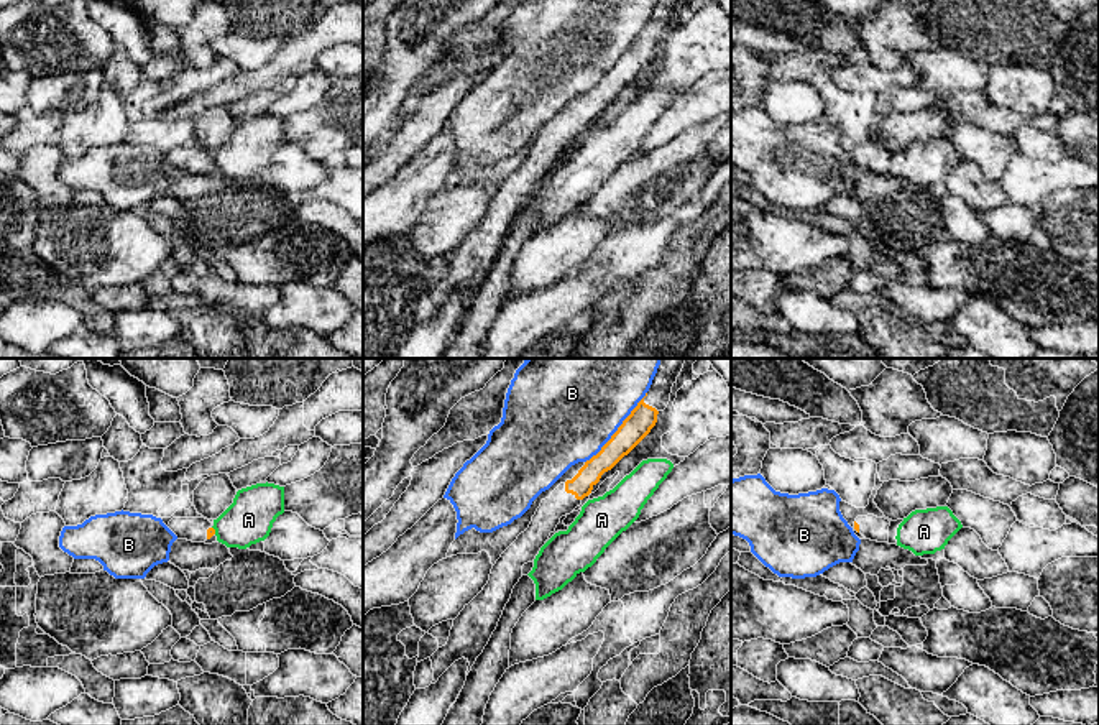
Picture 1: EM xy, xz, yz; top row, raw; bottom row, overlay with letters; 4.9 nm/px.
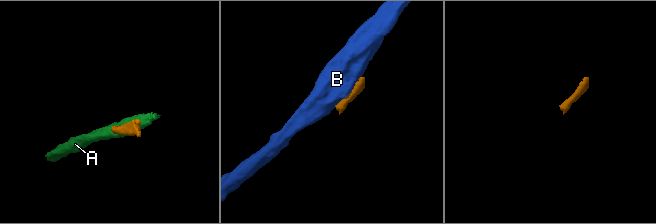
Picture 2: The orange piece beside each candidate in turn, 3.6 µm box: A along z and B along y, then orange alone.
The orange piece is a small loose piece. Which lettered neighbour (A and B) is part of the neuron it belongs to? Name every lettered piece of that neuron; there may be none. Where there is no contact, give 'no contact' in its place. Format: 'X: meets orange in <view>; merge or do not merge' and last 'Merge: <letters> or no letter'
A: meets orange in xy; do not merge
B: meets orange in xz; do not merge
Merge: no letter

